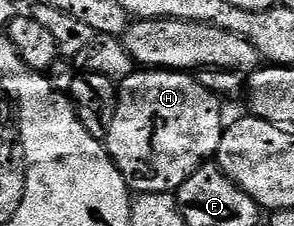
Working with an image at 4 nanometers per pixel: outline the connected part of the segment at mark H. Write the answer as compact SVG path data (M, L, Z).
M139 69L117 87L113 125L105 129L105 146L112 161L123 174L128 188L135 193L178 192L181 184L218 152L225 130L221 100L199 84L194 74L166 69Z

